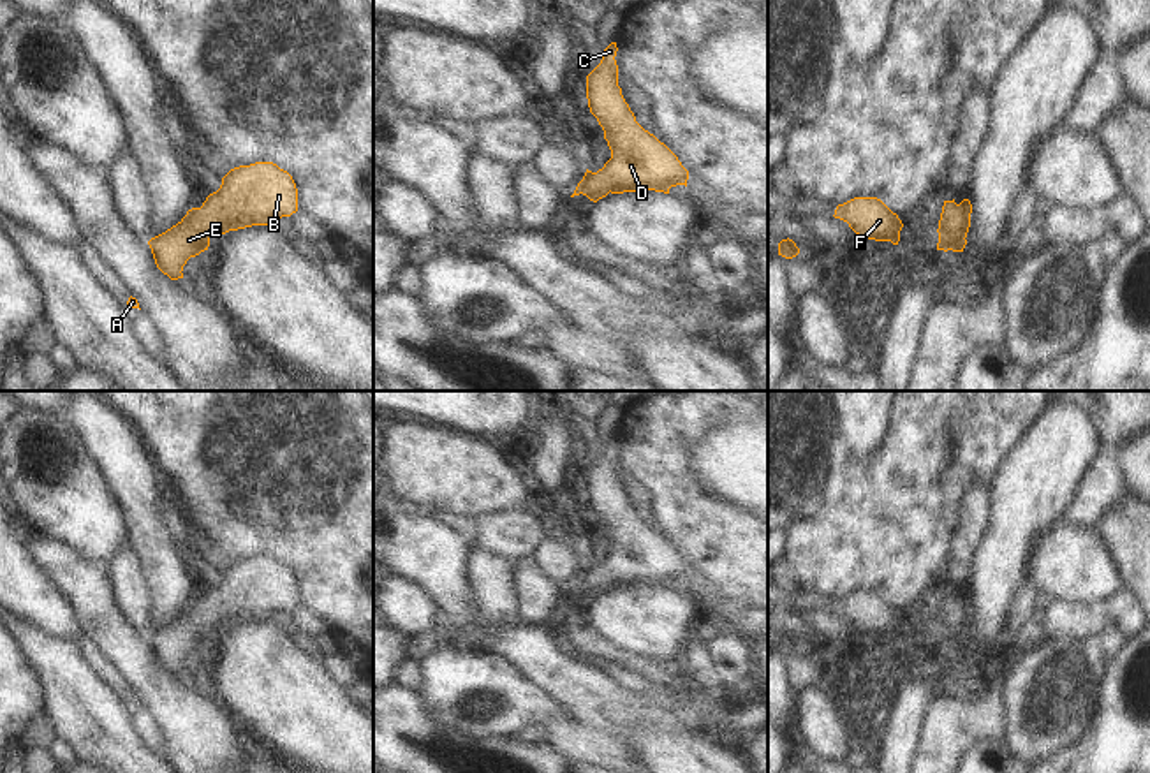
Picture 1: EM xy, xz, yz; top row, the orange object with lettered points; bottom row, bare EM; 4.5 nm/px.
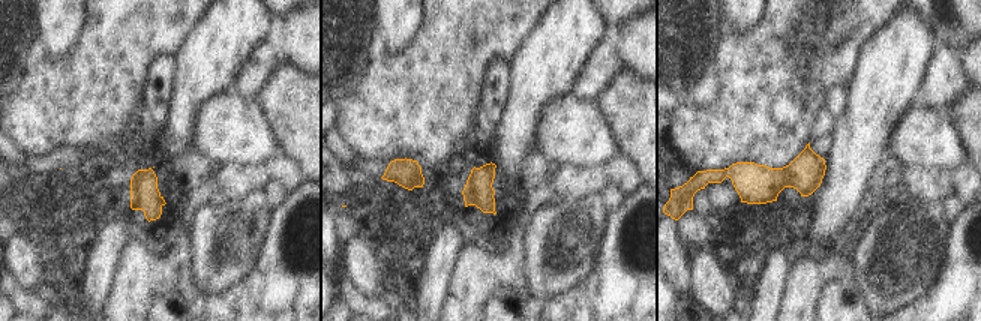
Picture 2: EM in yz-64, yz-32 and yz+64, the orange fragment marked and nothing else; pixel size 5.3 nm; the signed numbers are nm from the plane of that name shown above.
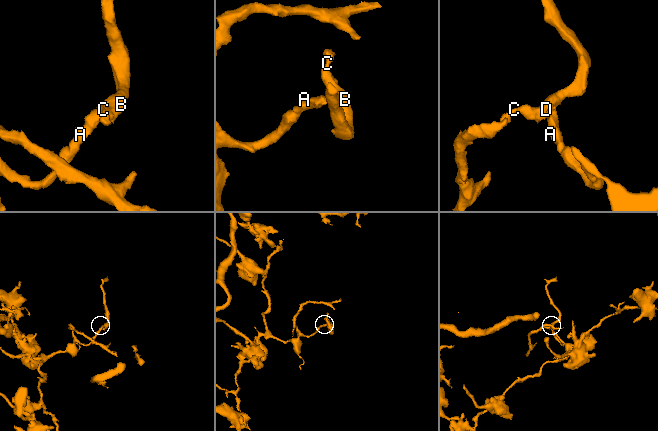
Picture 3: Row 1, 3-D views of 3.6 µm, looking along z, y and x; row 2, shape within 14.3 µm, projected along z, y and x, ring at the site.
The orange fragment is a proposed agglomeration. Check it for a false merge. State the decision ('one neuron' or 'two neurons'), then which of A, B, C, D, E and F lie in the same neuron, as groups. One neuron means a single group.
one neuron; groups A B C D E F

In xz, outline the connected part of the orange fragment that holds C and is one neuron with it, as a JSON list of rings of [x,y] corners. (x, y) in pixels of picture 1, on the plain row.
[[[611,437],[601,458],[586,470],[588,502],[604,525],[611,553],[597,567],[586,563],[571,592],[583,588],[597,597],[609,586],[669,588],[671,581],[687,581],[689,565],[664,537],[636,516],[625,497],[618,481],[616,445],[616,437]]]

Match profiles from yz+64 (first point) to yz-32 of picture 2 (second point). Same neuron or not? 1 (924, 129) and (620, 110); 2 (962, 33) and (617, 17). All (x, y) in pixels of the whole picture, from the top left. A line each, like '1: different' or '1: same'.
1: different
2: same

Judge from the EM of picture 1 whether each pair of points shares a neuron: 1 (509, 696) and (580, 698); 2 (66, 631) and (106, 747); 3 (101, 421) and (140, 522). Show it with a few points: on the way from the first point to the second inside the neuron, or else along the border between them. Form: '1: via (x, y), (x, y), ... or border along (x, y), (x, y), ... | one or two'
1: border along (518, 671), (560, 708) | two
2: border along (30, 625), (57, 640), (73, 643) | two
3: via (115, 446), (132, 478), (138, 497) | one

